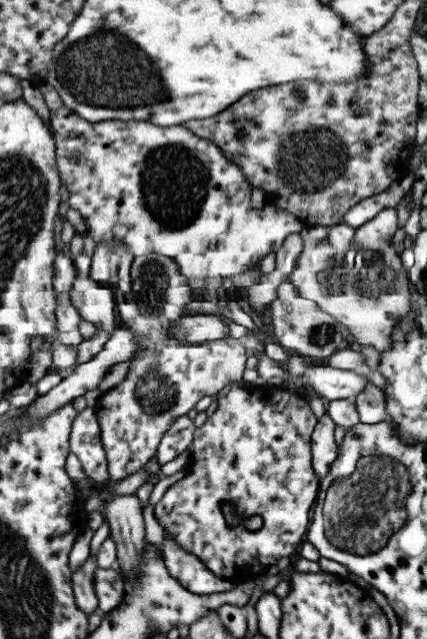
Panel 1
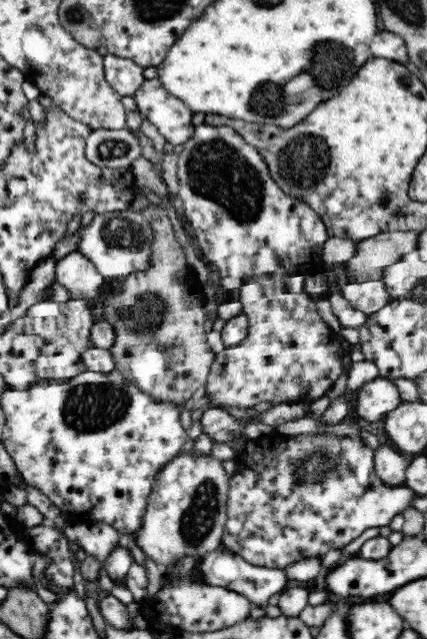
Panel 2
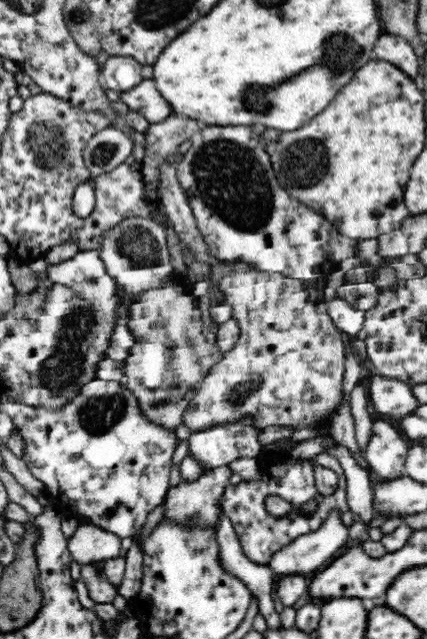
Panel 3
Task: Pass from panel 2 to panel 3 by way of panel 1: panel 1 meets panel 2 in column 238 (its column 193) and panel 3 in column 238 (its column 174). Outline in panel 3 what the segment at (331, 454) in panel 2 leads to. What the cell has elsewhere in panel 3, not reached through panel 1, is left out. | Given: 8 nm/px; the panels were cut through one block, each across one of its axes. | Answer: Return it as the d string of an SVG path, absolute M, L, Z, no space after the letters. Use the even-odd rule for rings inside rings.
M265 448L256 455L259 477L250 480L242 480L238 484L226 486L224 494L221 496L221 510L230 519L234 527L236 538L242 546L246 557L252 563L260 565L269 565L272 556L292 544L298 536L316 532L324 524L327 516L332 510L338 510L341 513L344 526L350 528L354 521L354 513L350 510L347 503L347 481L344 469L336 457L328 452L320 452L316 458L289 458L283 455L282 450L271 450ZM317 465L323 465L324 468L330 468L337 474L337 488L330 495L321 494L314 483L314 468ZM268 496L280 496L293 507L293 511L283 516L273 516L266 511L266 498ZM310 502L316 502L316 509L313 512L304 512L302 505Z

